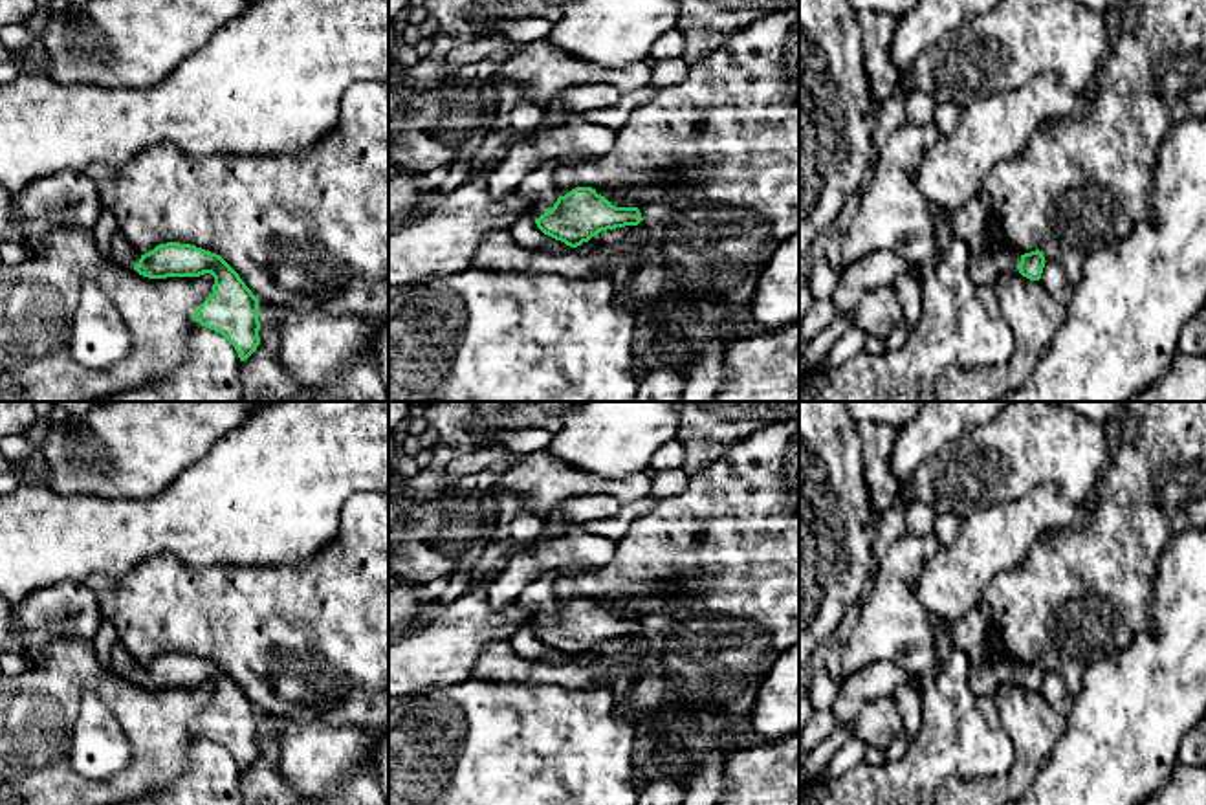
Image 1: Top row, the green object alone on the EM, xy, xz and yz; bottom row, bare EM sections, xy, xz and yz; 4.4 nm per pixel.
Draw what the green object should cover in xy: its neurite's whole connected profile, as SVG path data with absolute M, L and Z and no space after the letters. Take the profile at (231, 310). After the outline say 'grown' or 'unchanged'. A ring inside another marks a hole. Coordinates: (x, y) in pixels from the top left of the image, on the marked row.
M117 229L112 238L112 262L134 268L148 279L211 273L213 293L192 314L194 321L222 334L235 347L240 361L260 345L258 299L220 255L180 242L159 244L139 255Z; grown

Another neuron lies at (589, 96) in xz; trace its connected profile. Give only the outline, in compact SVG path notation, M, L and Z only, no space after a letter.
M585 83L559 92L568 112L590 112L594 108L610 108L619 99L619 92L607 83Z

